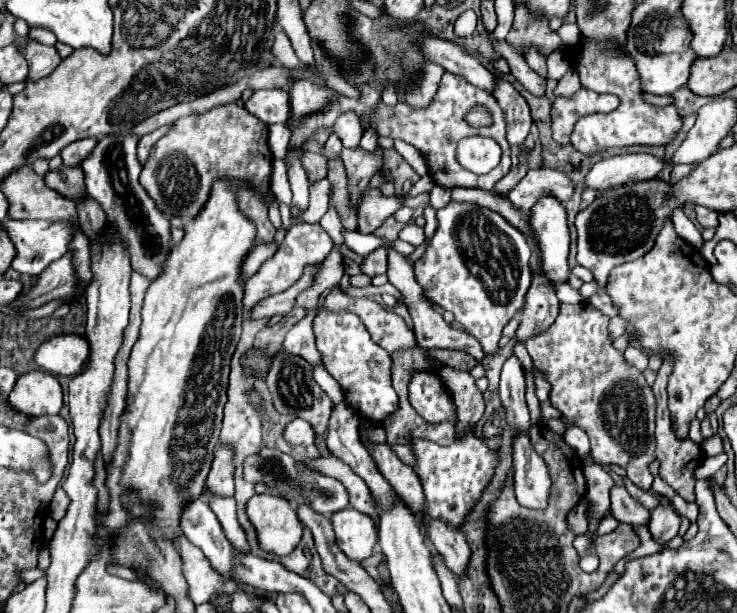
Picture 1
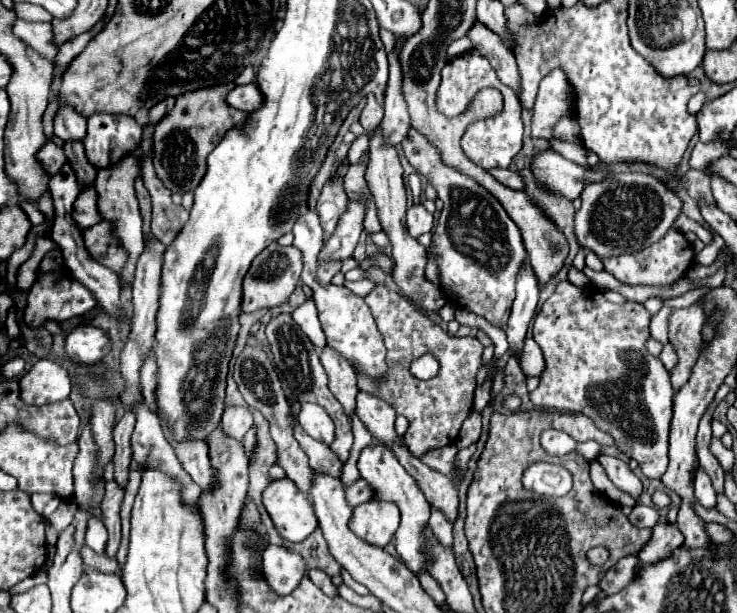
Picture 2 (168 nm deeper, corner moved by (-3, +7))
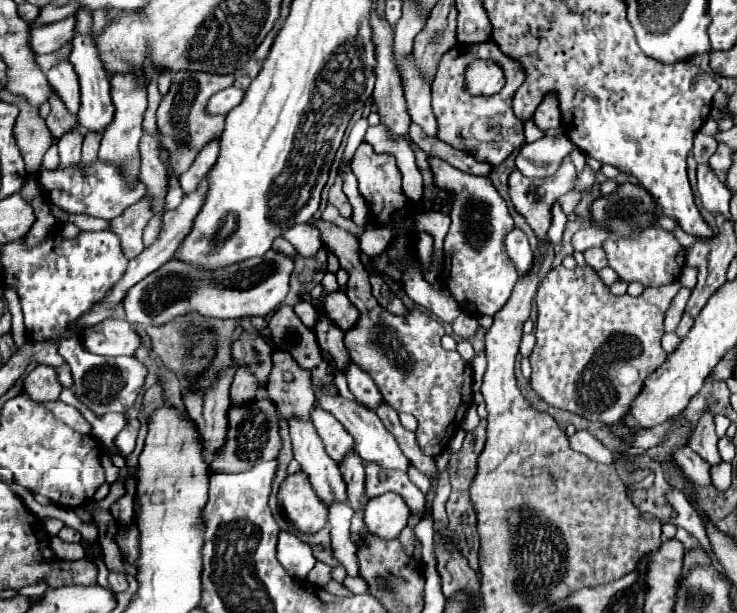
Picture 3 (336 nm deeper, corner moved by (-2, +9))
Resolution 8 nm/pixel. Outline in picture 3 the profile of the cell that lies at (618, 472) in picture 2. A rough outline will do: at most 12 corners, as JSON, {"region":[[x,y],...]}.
{"region":[[576,431],[570,437],[574,451],[588,459],[612,465],[614,453],[592,433]]}

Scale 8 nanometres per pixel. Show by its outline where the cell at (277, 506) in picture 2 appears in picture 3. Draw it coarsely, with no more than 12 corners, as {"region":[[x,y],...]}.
{"region":[[304,471],[288,475],[278,503],[298,533],[316,533],[328,509]]}

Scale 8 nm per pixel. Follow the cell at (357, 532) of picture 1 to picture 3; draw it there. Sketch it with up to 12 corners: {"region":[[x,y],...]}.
{"region":[[400,495],[368,501],[364,523],[370,535],[396,539],[410,511]]}

